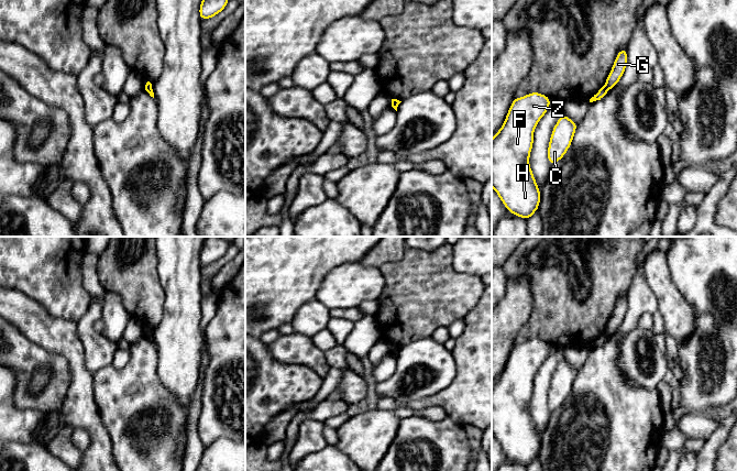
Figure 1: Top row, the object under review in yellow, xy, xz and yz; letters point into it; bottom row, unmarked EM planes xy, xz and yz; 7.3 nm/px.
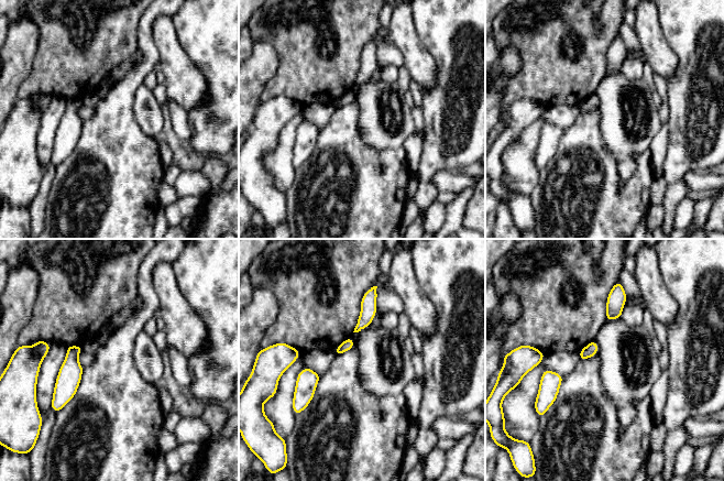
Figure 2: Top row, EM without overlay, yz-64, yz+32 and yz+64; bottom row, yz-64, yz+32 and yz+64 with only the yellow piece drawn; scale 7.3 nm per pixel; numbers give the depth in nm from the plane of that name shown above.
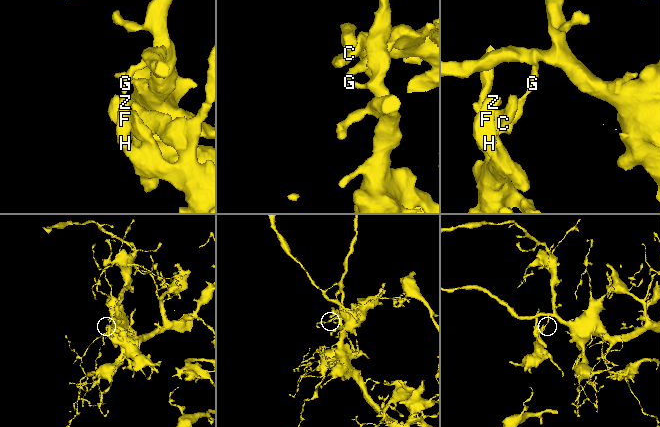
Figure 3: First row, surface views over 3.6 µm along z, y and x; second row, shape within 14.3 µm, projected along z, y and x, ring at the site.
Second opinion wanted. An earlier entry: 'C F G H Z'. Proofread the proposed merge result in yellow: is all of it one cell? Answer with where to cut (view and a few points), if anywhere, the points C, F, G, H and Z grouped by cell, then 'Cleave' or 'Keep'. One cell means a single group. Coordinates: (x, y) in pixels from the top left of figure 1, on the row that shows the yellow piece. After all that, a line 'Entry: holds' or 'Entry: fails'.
Split along yz (604, 86), (608, 89). Groups: C F H Z / G. Cleave
Entry: fails

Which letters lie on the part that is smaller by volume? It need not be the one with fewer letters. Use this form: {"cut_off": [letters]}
{"cut_off": ["C", "F", "H", "Z"]}

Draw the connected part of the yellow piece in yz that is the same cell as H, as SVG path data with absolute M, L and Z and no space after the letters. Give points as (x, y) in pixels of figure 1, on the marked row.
M540 92L514 98L502 128L492 139L492 187L507 211L527 221L540 204L540 188L529 165L534 131L550 102Z

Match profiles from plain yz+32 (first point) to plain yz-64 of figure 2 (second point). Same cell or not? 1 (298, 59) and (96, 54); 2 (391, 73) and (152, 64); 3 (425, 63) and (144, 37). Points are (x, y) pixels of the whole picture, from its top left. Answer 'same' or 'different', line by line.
1: same
2: different
3: different

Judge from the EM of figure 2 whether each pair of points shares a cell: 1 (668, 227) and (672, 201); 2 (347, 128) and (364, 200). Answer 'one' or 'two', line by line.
1: one
2: one

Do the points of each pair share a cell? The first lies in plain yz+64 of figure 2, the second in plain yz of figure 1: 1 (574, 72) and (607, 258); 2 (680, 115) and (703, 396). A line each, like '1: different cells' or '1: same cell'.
1: same cell
2: same cell

